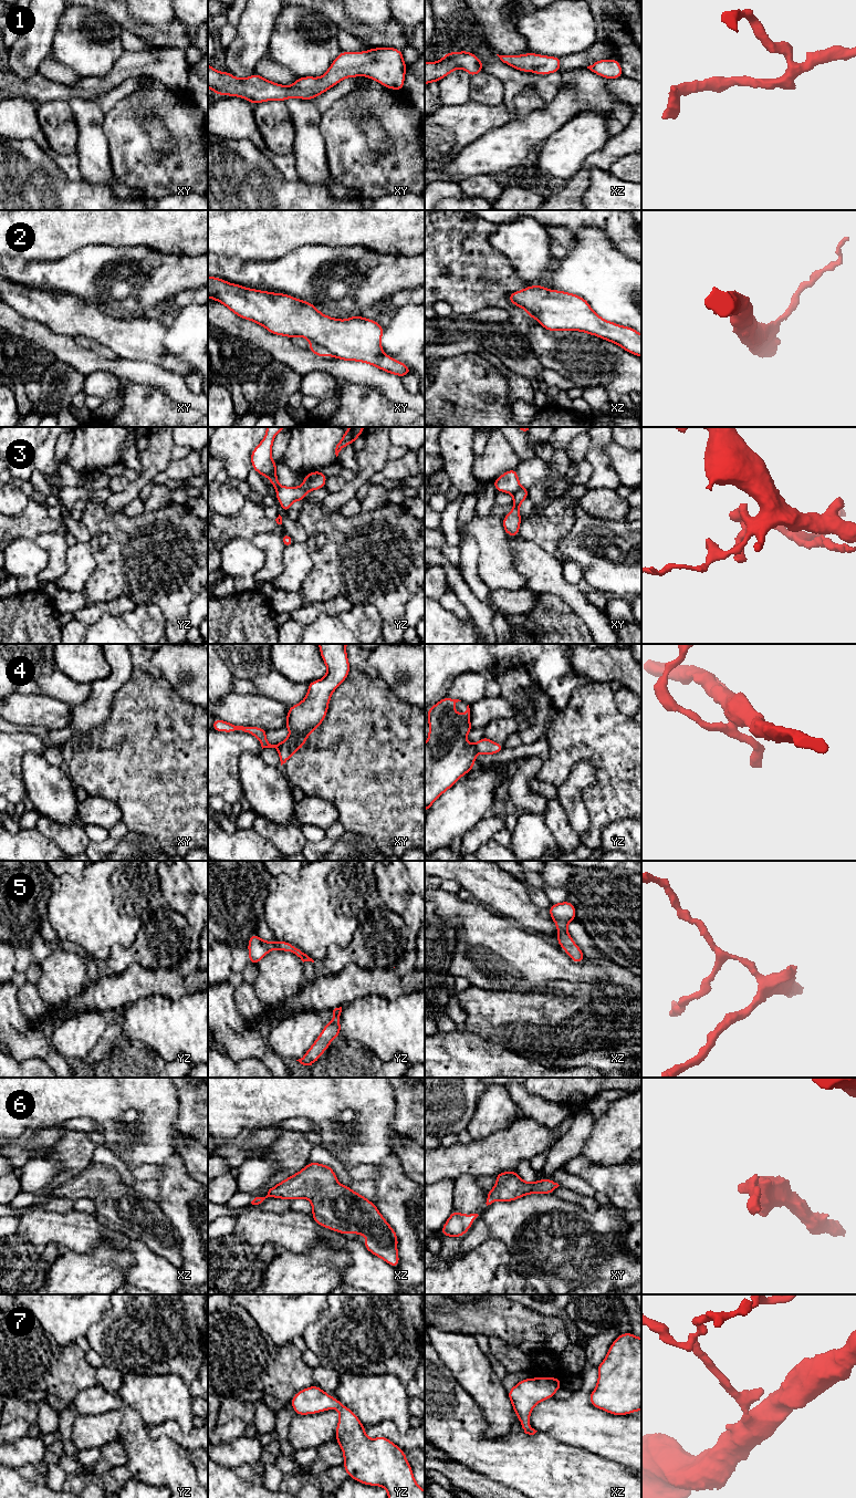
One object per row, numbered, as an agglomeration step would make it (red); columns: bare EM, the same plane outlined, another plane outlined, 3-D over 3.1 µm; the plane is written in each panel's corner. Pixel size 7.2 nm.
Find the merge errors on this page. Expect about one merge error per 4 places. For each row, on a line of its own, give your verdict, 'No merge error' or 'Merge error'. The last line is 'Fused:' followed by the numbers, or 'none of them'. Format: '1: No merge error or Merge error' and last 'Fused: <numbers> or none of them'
1: No merge error
2: Merge error
3: Merge error
4: Merge error
5: No merge error
6: No merge error
7: No merge error
Fused: 2, 3, 4

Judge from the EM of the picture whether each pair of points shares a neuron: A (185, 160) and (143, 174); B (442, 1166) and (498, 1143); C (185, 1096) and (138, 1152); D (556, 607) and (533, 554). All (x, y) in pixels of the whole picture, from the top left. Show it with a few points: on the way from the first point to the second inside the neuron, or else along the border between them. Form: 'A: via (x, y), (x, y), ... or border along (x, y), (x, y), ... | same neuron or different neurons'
A: via (175, 163), (164, 174), (153, 174) | same neuron
B: via (456, 1160), (484, 1156) | same neuron
C: border along (176, 1089), (178, 1104), (176, 1127), (178, 1130) | different neurons
D: border along (538, 593), (555, 594), (572, 610) | different neurons

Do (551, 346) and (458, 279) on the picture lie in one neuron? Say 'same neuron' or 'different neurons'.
same neuron

